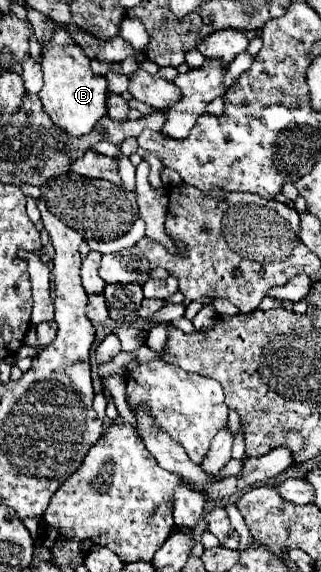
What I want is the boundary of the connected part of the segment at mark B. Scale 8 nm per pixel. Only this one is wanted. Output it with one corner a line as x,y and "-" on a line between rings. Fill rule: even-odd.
55,26
51,40
41,44
41,72
43,88
37,94
43,102
43,110
51,116
53,124
71,136
81,136
93,130
93,126
107,114
107,80
93,74
89,58
73,42
71,34
61,26

